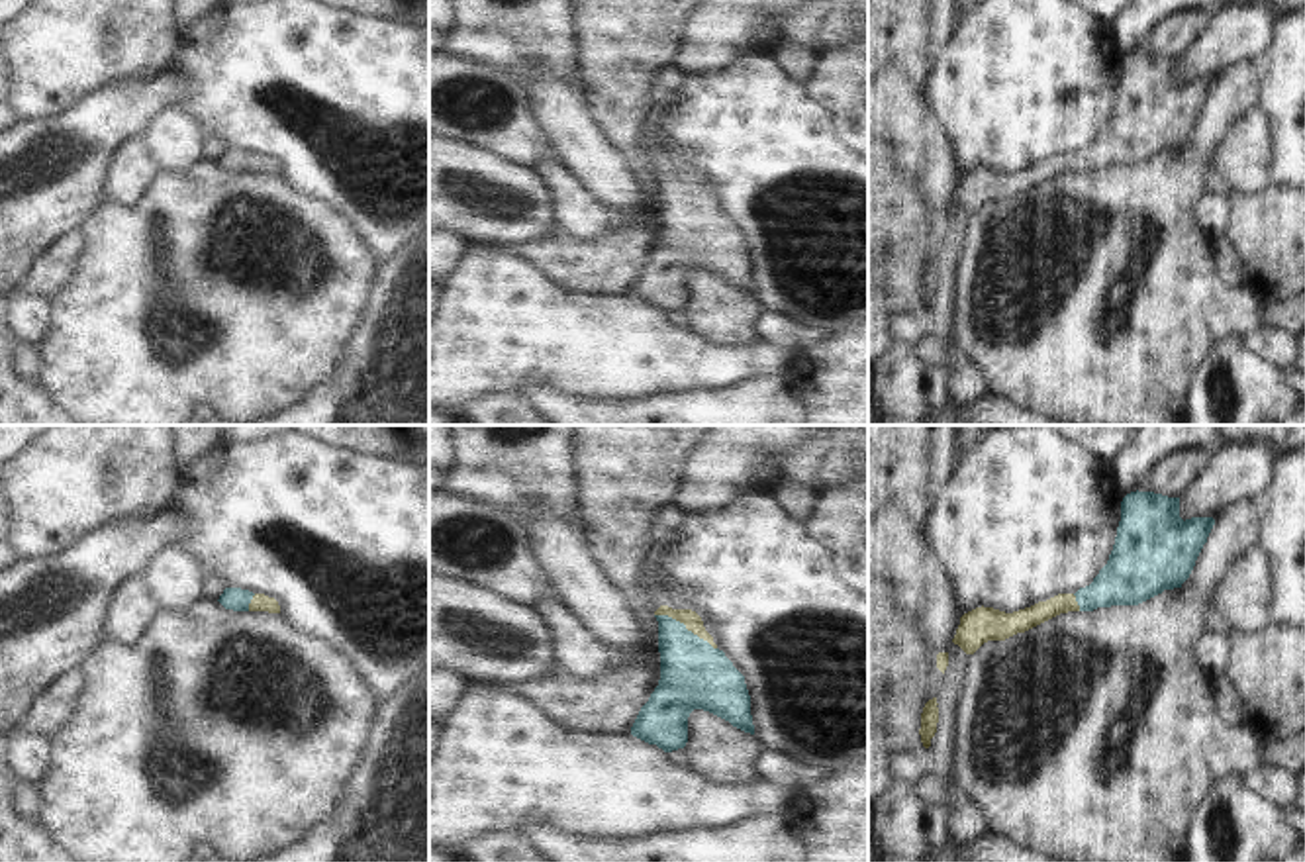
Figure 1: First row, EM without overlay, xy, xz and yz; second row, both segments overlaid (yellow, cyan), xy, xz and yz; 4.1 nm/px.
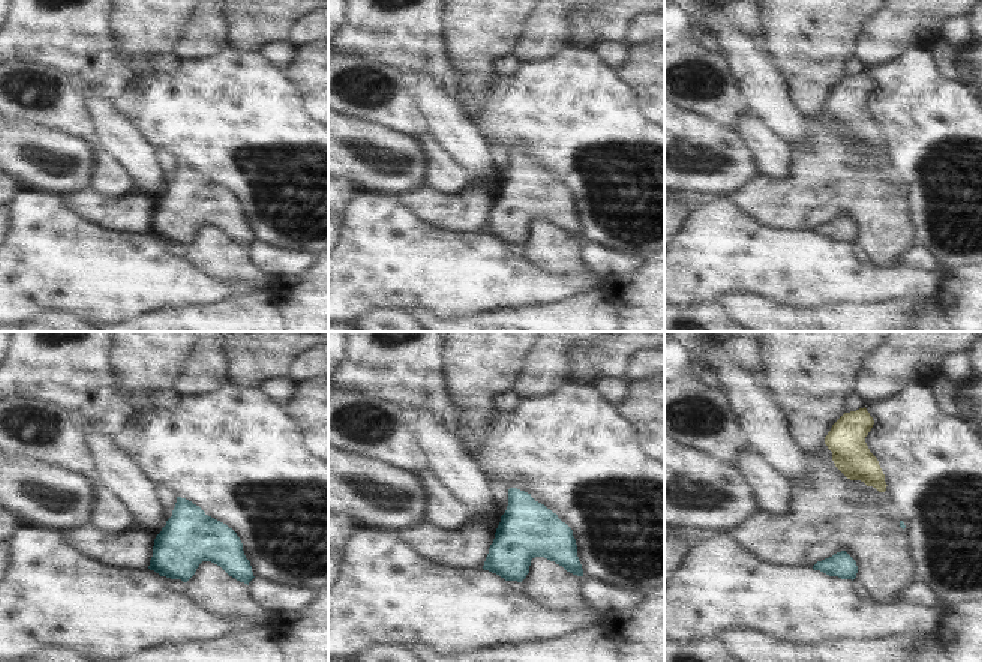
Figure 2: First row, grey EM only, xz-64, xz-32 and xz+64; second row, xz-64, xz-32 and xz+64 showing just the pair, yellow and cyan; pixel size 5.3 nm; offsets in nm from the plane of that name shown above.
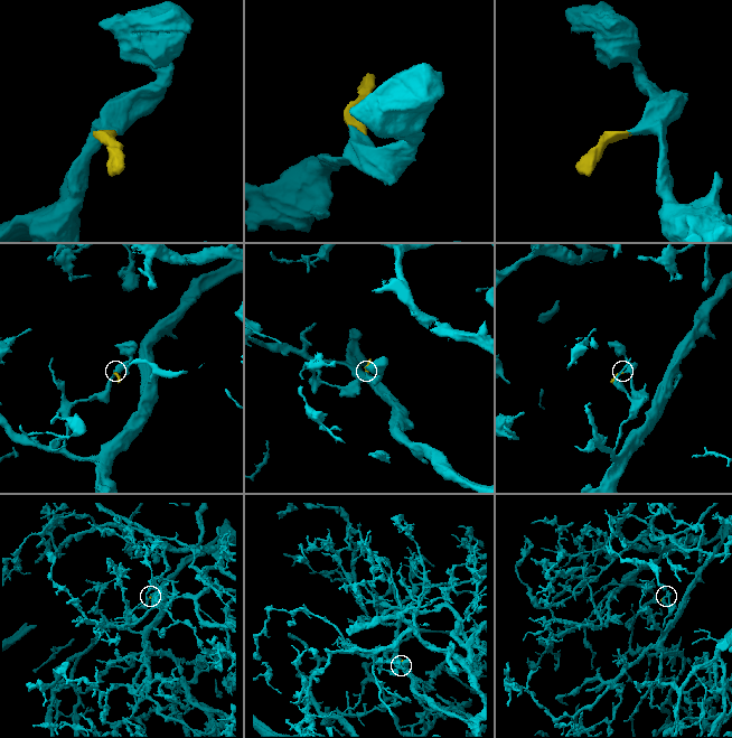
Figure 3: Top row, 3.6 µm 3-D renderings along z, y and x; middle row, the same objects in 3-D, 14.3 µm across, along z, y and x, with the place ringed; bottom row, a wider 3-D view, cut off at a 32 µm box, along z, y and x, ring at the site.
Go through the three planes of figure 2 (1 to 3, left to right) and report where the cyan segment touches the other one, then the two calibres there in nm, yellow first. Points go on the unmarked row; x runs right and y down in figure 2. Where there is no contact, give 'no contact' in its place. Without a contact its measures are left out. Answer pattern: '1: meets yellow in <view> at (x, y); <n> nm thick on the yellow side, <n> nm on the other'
1: no contact
2: no contact
3: no contact

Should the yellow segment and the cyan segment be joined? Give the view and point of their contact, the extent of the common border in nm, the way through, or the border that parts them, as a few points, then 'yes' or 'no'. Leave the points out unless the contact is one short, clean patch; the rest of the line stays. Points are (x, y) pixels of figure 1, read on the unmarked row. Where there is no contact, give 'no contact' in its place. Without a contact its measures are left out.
meets yellow in xz at (686, 189); contact 300 nm long; runs through xz (692, 183), (686, 189), (686, 212), (694, 236); yes

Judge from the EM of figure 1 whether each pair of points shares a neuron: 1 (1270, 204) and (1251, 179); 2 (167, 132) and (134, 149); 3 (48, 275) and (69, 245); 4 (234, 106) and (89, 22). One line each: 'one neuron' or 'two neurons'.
1: two neurons
2: two neurons
3: one neuron
4: two neurons

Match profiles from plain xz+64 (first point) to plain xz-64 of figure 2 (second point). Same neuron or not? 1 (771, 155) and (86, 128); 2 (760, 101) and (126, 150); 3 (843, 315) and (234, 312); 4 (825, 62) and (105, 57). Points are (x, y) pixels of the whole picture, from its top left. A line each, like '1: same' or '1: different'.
1: different
2: same
3: same
4: different

